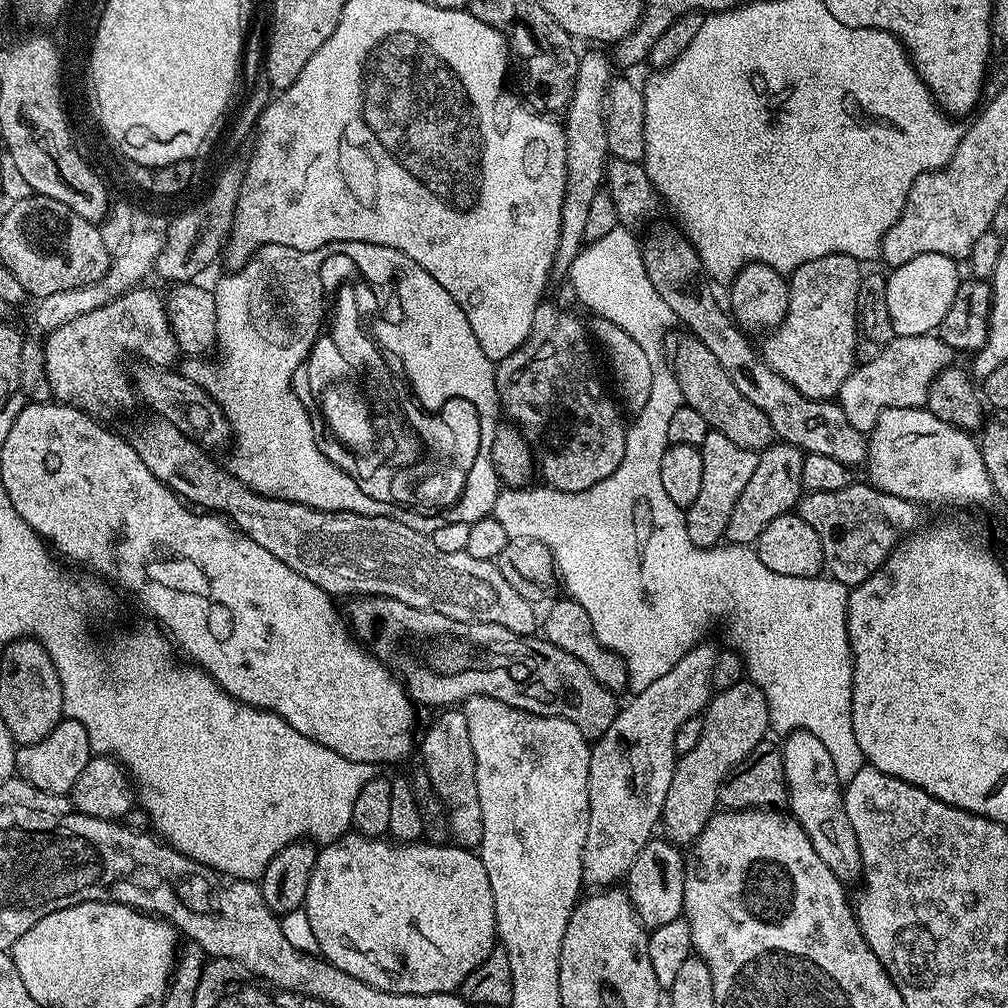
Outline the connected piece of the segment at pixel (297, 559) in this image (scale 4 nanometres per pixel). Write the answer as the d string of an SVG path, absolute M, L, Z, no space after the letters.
M159 418L153 419L153 424L144 424L136 433L130 436L134 450L138 450L138 458L142 458L142 462L146 462L146 466L154 474L154 478L158 478L163 482L171 492L175 492L181 500L189 505L195 506L197 509L203 510L208 514L219 514L227 518L235 527L239 528L245 536L248 536L254 542L258 542L258 546L263 546L270 554L274 554L274 558L278 558L278 562L286 562L286 566L290 566L290 570L302 574L302 578L310 578L310 582L314 582L314 586L318 586L322 590L326 590L328 595L333 598L355 598L357 596L385 596L386 598L394 598L398 602L406 602L406 606L414 606L418 610L430 610L438 614L446 614L446 618L454 618L462 622L470 622L471 624L493 624L494 626L506 626L506 630L510 630L519 636L531 636L538 628L538 612L534 609L533 601L522 598L522 594L518 594L514 590L514 586L510 586L510 582L506 582L506 578L502 578L502 570L498 570L495 562L490 560L479 560L478 558L470 558L470 554L459 552L458 554L445 554L442 550L438 550L438 546L434 546L431 535L423 532L415 532L410 526L402 526L402 522L391 520L385 516L367 516L366 514L354 514L353 512L323 512L317 508L310 506L302 506L298 502L286 502L285 500L274 500L269 496L258 494L252 488L248 487L232 475L227 467L219 468L214 461L211 460L209 453L201 448L197 441L191 436L182 434L182 430L178 430L178 426L174 426L170 422Z

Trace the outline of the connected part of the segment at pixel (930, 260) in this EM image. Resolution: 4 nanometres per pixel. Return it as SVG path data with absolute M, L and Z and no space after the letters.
M918 254L902 266L887 273L886 306L890 310L890 322L900 324L932 324L938 326L954 303L954 294L962 279L957 261L946 254Z

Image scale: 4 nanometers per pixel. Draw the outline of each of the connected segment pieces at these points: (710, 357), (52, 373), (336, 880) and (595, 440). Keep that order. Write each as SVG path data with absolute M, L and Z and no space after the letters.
M693 336L685 337L670 352L670 366L678 378L684 404L697 410L711 431L726 434L730 442L755 452L765 450L775 441L775 432L766 414L739 393L738 386L734 385L726 370L719 365L718 358L700 340Z
M148 287L132 288L106 306L90 310L90 314L82 314L47 333L43 341L46 378L50 378L50 390L59 403L81 408L97 418L112 416L116 412L116 404L120 408L128 408L132 404L132 396L134 400L130 368L128 372L124 365L127 352L141 356L141 361L157 368L175 365L181 350L176 345L168 321L165 297Z
M352 830L347 834L323 845L317 851L314 870L310 874L310 886L306 890L303 910L309 916L310 927L317 939L318 952L328 963L338 966L356 980L366 982L378 990L394 994L438 994L439 992L456 992L461 982L468 977L497 947L496 915L494 914L494 894L490 890L490 878L486 866L482 866L475 851L445 842L441 845L427 842L393 842L388 838L372 839Z
M541 302L534 310L534 322L524 345L496 364L496 393L500 395L503 415L509 416L507 419L527 441L540 480L562 491L590 490L590 486L614 474L618 462L622 462L622 454L626 454L626 420L620 417L617 401L608 397L596 377L592 365L594 344L586 324L575 314L555 302Z

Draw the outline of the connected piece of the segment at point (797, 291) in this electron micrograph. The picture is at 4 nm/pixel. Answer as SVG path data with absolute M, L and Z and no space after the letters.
M835 252L806 262L790 273L788 309L781 324L767 333L764 361L806 398L839 397L842 382L858 364L858 290L861 261Z

